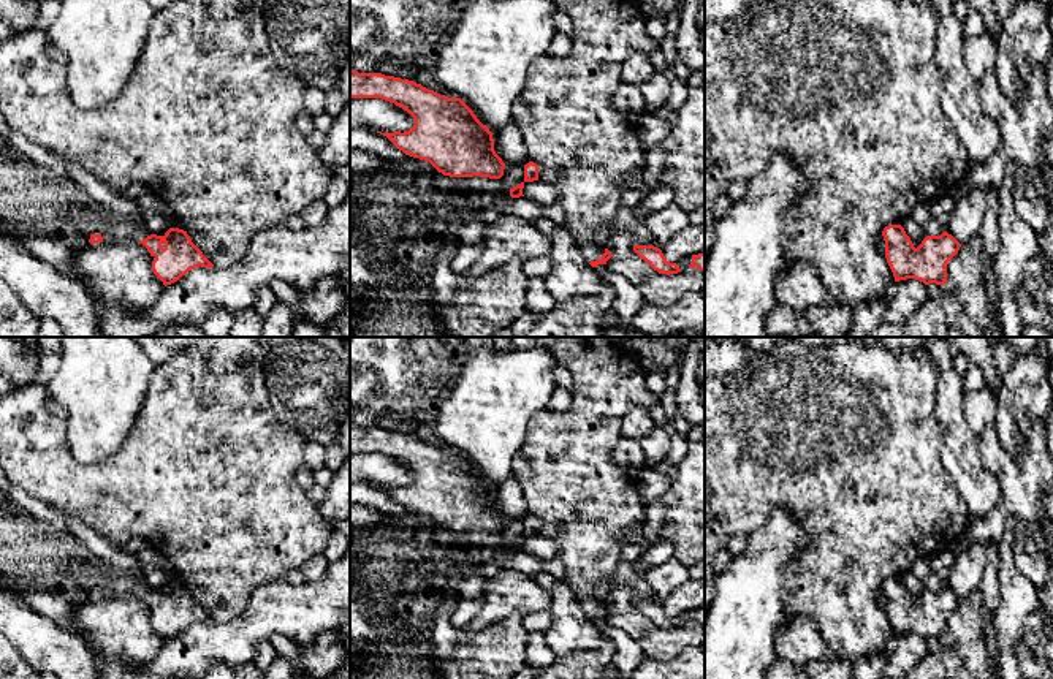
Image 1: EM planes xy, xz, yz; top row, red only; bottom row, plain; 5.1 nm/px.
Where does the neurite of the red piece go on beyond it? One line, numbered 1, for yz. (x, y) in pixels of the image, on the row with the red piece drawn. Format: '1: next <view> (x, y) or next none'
1: next none

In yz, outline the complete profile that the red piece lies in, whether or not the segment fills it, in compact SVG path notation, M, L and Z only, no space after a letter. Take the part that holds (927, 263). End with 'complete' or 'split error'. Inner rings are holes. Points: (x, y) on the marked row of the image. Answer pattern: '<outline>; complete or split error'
M901 225L885 226L882 236L895 282L915 279L925 285L947 283L947 264L961 245L952 234L926 236L917 248Z; complete

